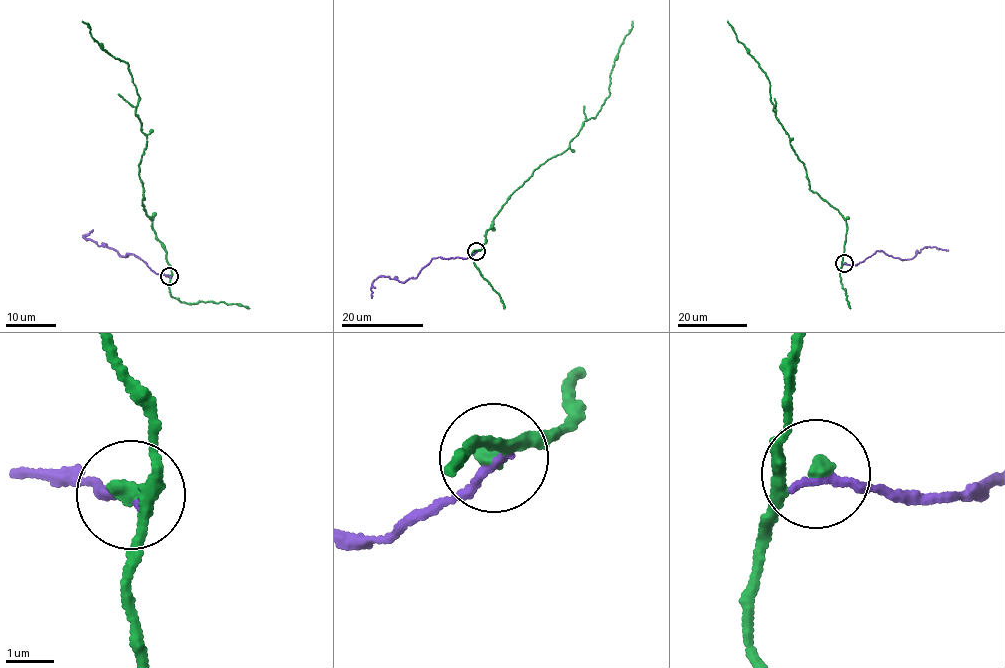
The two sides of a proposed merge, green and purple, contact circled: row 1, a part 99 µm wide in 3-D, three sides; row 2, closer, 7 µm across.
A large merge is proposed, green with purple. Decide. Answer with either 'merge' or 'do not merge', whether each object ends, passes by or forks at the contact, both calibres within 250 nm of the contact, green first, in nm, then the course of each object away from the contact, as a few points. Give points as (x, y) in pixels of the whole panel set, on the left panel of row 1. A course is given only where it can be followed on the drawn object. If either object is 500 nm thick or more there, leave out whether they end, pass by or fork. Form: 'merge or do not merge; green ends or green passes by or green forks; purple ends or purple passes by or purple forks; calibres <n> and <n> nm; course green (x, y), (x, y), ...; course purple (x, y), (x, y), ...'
do not merge; green passes by; purple ends; calibres 220 and 190 nm; course green (169, 276), (165, 245), (141, 205), (147, 135), (136, 113), (139, 96), (128, 65), (108, 54), (81, 21); course purple (170, 275), (152, 272), (141, 258), (130, 253), (120, 255), (115, 249), (85, 239), (83, 236), (92, 230)

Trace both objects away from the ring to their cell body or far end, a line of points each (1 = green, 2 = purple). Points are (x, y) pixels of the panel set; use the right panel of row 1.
1: (844, 263), (846, 220), (838, 210), (809, 188), (805, 166), (775, 116), (768, 78), (738, 41), (727, 21)
2: (845, 263), (854, 265), (878, 250), (902, 260), (911, 259), (926, 246), (948, 250)

